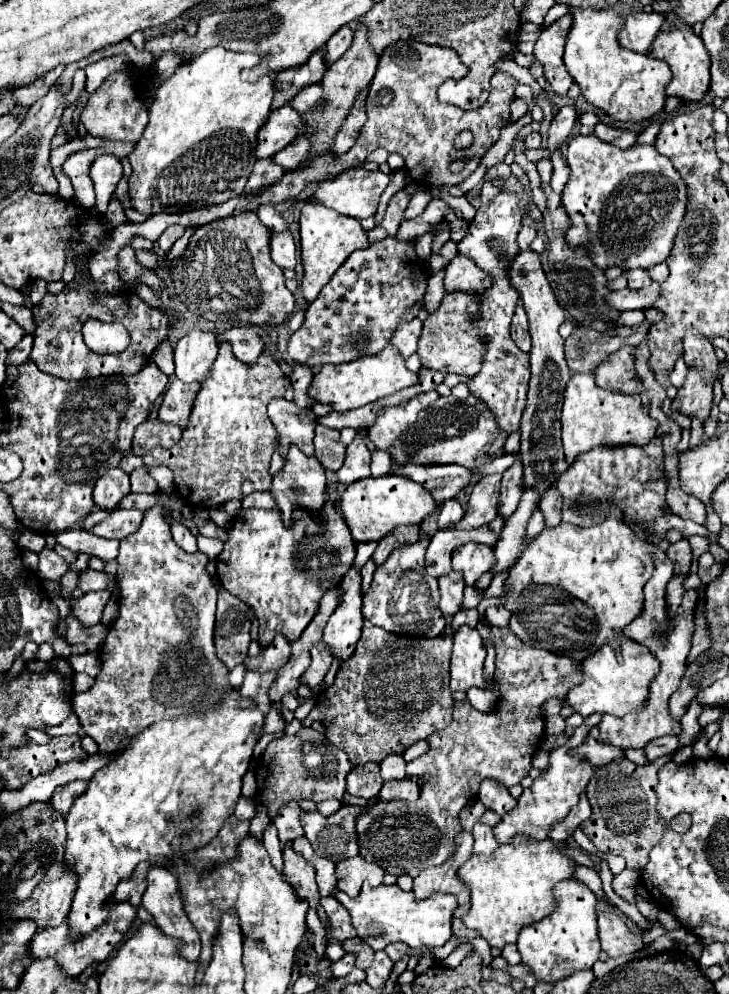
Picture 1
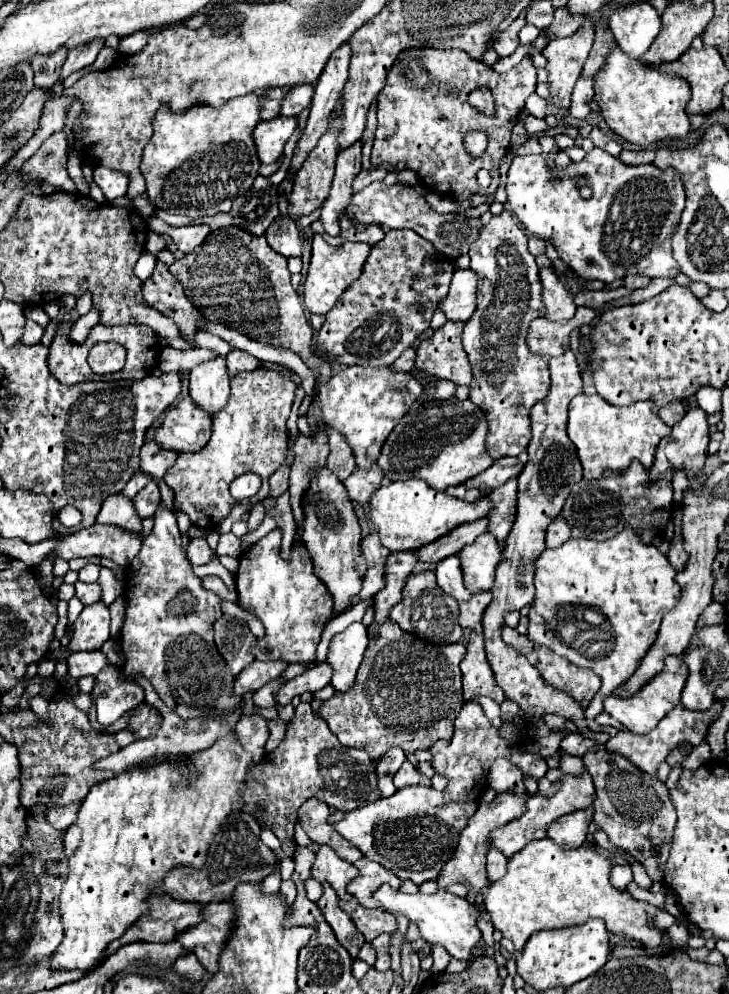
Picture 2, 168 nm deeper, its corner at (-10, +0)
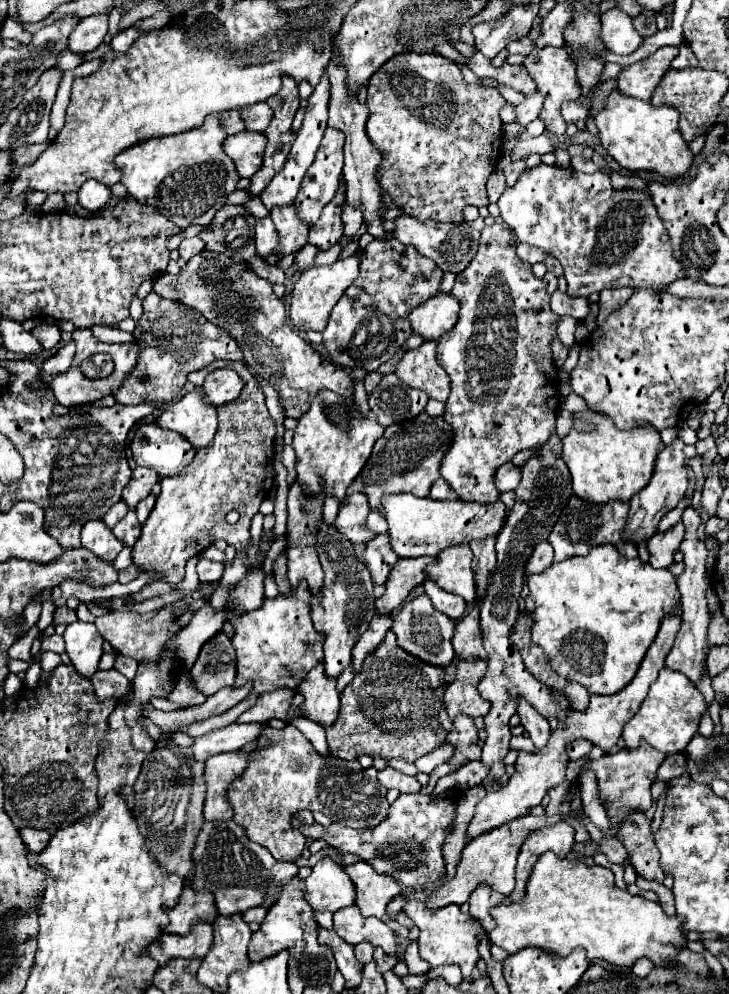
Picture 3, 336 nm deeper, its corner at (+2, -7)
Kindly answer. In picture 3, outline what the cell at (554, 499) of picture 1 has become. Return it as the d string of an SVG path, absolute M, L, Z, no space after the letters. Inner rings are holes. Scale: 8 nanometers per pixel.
M544 540L540 544L536 544L532 556L530 556L530 564L526 564L526 572L534 574L534 572L542 572L546 570L554 560L554 550L550 548L550 544Z

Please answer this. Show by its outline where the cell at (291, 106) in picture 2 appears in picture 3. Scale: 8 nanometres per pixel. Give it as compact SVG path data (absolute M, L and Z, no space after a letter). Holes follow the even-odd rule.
M266 102L254 104L254 106L248 106L246 110L242 110L242 118L246 122L246 130L264 132L272 120L272 108Z

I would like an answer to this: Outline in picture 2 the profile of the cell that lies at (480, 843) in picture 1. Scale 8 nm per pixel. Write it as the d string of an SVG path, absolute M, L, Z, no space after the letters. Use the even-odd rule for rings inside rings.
M490 849L488 851L488 881L498 881L498 877L506 875L506 863L508 859L498 851L498 849Z

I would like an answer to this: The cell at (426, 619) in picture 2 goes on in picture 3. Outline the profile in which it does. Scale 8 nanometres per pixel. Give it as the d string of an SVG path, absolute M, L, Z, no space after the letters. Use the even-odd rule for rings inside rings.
M424 594L402 604L402 610L394 616L390 630L396 634L400 648L404 648L406 652L410 652L412 656L416 656L424 662L448 666L454 660L454 648L450 642L452 632L454 632L454 620L448 618L446 614L434 610L434 606L430 604L430 598L426 598Z

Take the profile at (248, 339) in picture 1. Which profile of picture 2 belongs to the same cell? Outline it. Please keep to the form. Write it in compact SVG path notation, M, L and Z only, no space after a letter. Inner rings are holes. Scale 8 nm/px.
M234 349L226 357L226 367L228 367L228 375L236 377L242 371L254 371L258 367L258 359L252 357L252 355L248 355L248 353L244 353L244 351Z

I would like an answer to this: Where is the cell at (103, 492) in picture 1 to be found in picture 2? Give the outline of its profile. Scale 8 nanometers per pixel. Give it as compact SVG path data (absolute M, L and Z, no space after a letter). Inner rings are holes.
M122 493L116 497L108 497L96 517L96 523L114 525L118 529L126 529L128 533L138 533L142 529L142 521L136 515L136 509L130 499Z

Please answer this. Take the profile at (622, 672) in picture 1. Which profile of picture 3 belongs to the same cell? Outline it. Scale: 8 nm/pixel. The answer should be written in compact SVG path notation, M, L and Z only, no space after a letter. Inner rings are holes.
M662 668L658 680L652 684L636 716L624 724L624 730L622 730L624 744L626 748L636 748L642 740L646 740L664 754L684 752L690 738L698 730L698 722L700 722L700 716L704 714L704 708L706 708L704 696L696 690L696 686L682 672Z

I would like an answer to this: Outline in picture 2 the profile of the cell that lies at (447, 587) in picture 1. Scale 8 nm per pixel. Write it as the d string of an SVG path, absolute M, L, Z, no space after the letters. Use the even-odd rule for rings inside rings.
M481 591L474 593L466 603L460 603L460 617L458 617L460 627L470 629L474 633L482 633L482 613L491 600L491 591Z

